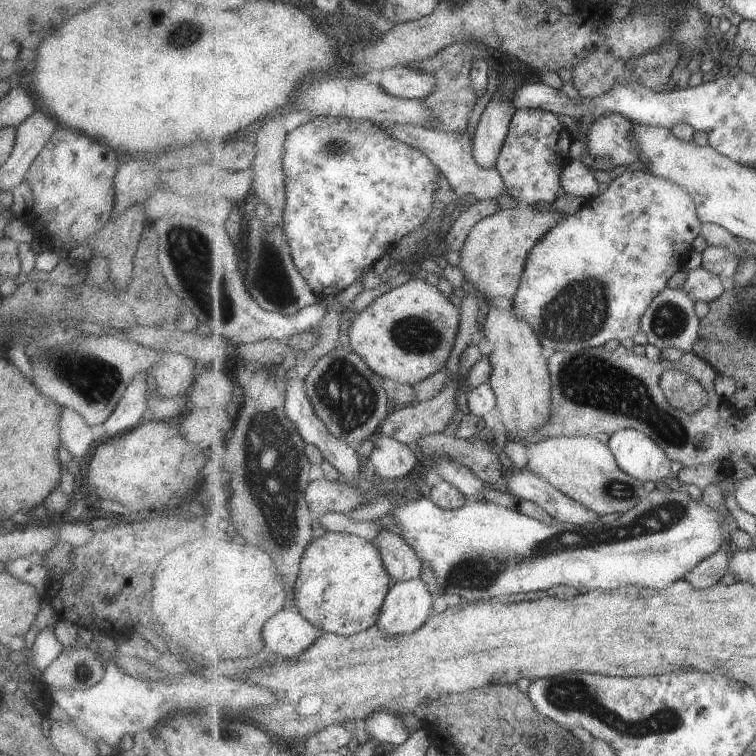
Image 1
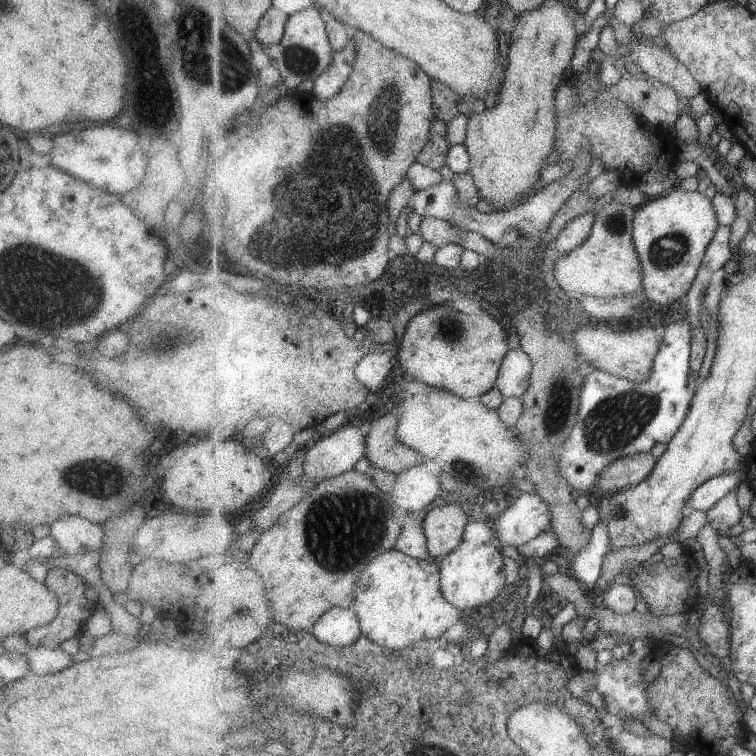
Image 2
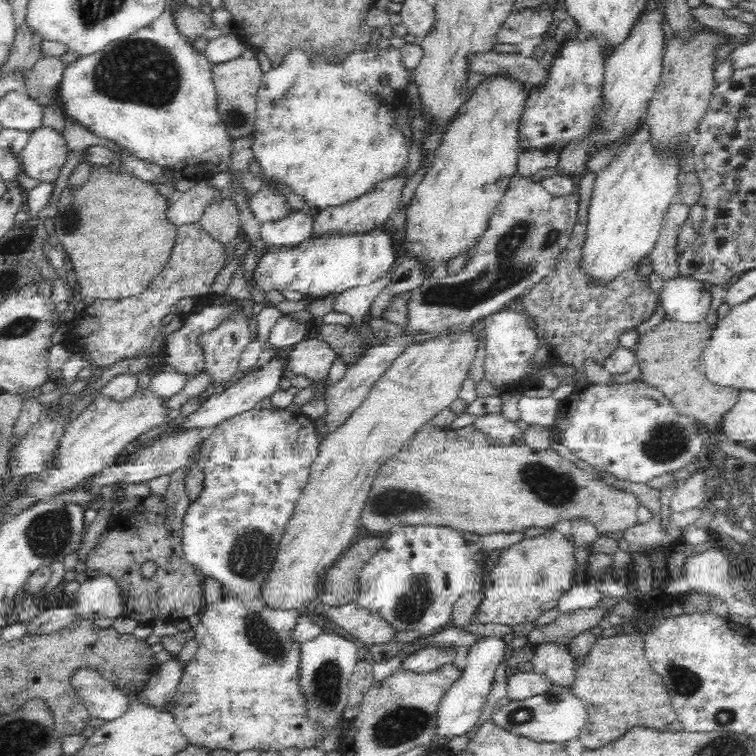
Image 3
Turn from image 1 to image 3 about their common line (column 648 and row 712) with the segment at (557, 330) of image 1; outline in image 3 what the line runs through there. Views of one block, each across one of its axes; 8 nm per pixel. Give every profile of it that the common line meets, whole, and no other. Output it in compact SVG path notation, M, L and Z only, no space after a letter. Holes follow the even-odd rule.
M225 598L220 604L212 604L200 613L200 622L192 628L193 637L198 643L197 653L193 659L184 666L182 676L176 687L176 706L172 712L176 725L185 736L189 745L198 748L208 749L210 752L216 749L224 749L235 753L243 750L258 750L258 752L282 752L282 750L304 750L314 748L320 740L324 739L327 728L318 721L312 721L309 717L309 708L306 707L305 693L302 692L300 680L300 648L301 644L295 641L292 636L293 628L300 615L298 610L270 610L265 608L259 598L254 599L250 604L240 603L235 598Z

